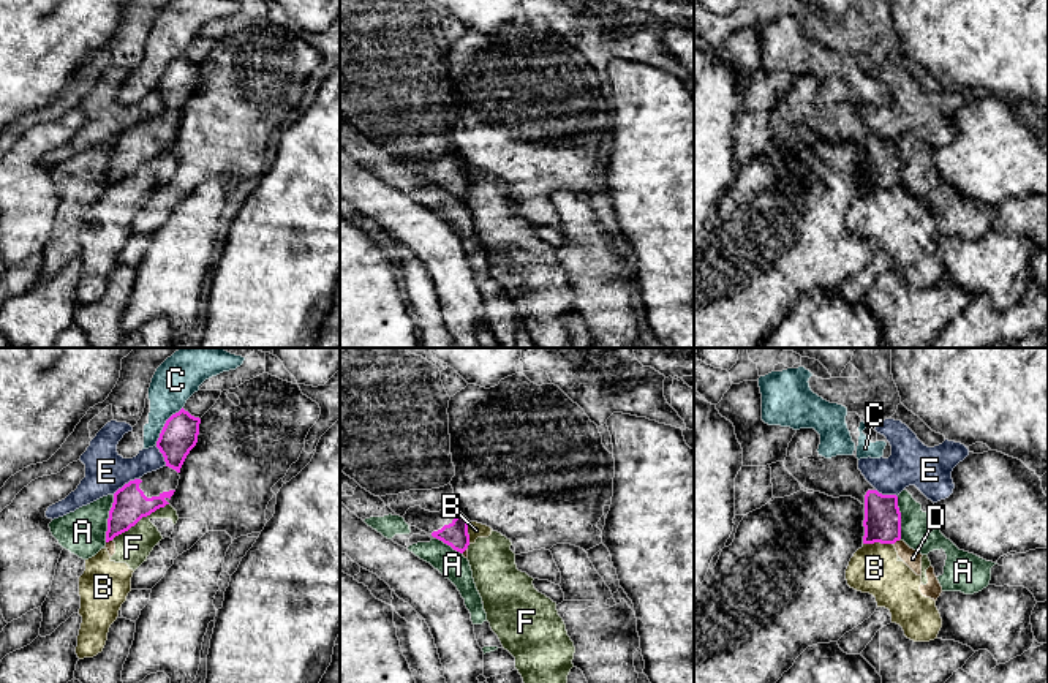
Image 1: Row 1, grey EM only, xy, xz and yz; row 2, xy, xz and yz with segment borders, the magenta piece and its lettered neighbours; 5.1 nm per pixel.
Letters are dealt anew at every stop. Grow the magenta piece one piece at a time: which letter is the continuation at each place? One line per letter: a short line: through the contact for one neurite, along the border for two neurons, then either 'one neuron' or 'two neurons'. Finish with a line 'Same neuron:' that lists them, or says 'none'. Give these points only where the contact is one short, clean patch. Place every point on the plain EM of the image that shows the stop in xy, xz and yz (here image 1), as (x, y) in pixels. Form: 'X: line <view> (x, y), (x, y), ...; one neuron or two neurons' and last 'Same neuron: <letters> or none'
A: line xy (114, 141), (105, 187); two neurons
B: line yz (892, 188), (863, 190); two neurons
C: two neurons
D: line yz (900, 184), (893, 190); two neurons
E: two neurons
F: two neurons
Same neuron: none

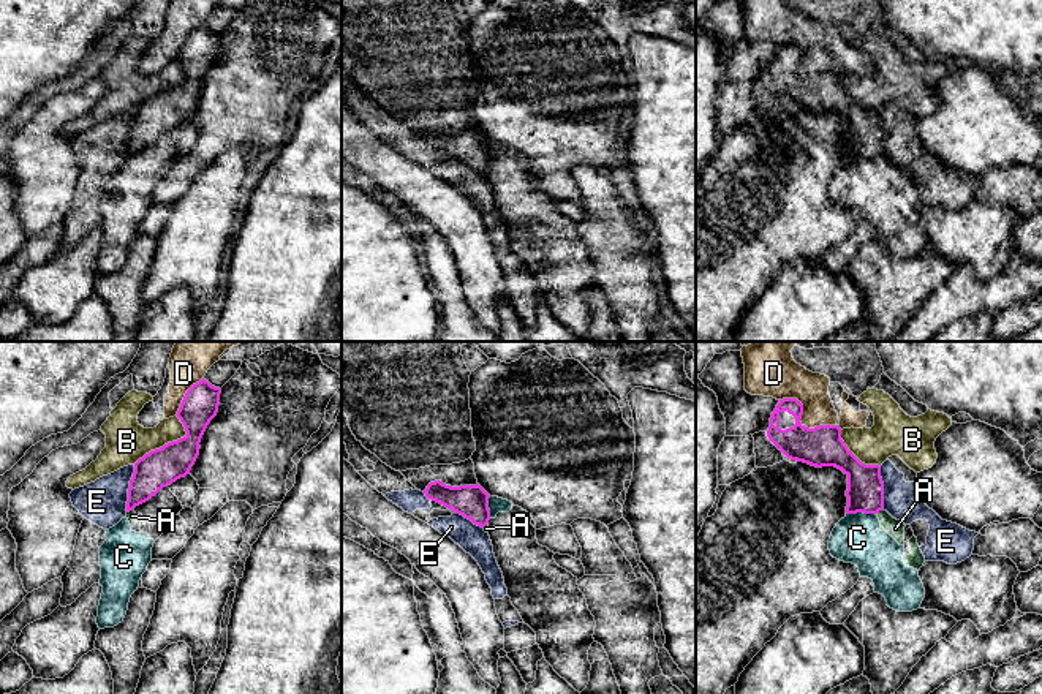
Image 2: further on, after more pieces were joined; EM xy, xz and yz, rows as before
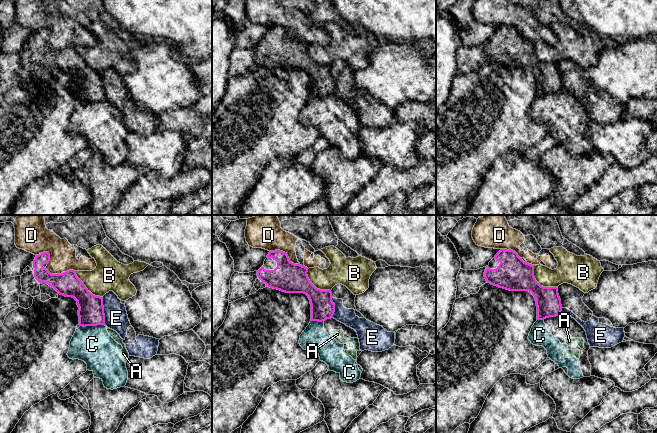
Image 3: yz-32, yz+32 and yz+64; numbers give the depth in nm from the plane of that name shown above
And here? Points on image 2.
A: line yz (883, 154), (876, 160); two neurons
B: two neurons
C: line yz (875, 158), (846, 160); two neurons
D: two neurons
E: line xy (135, 111), (125, 157); two neurons
Same neuron: none

